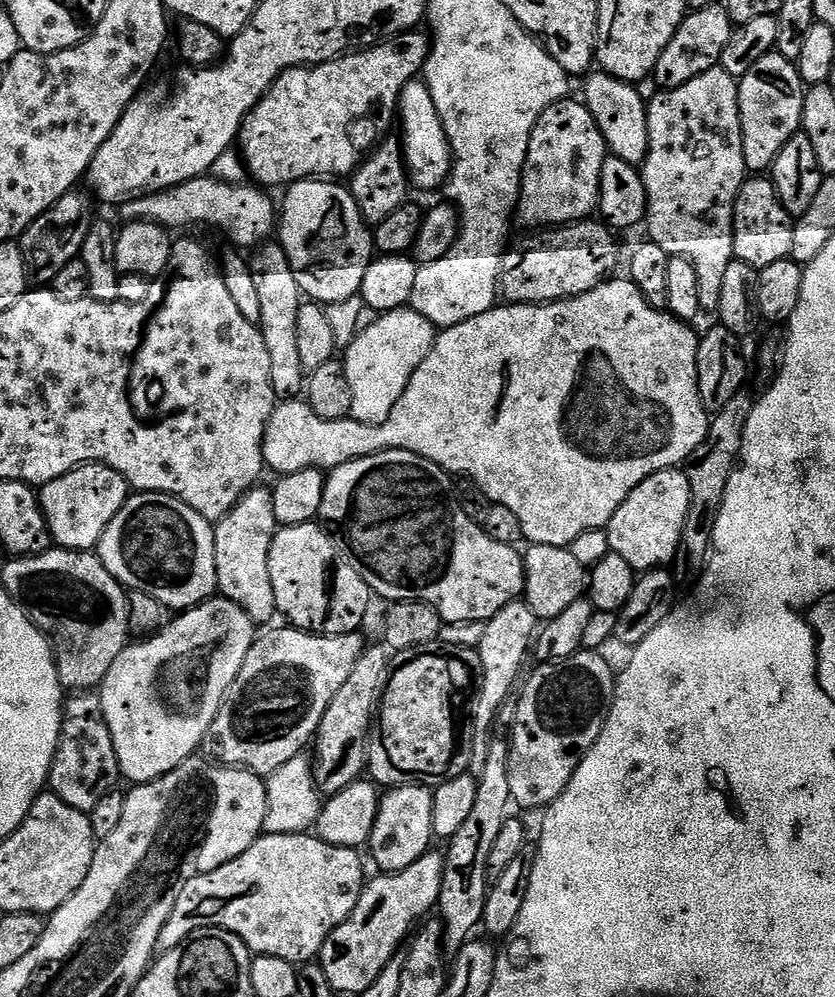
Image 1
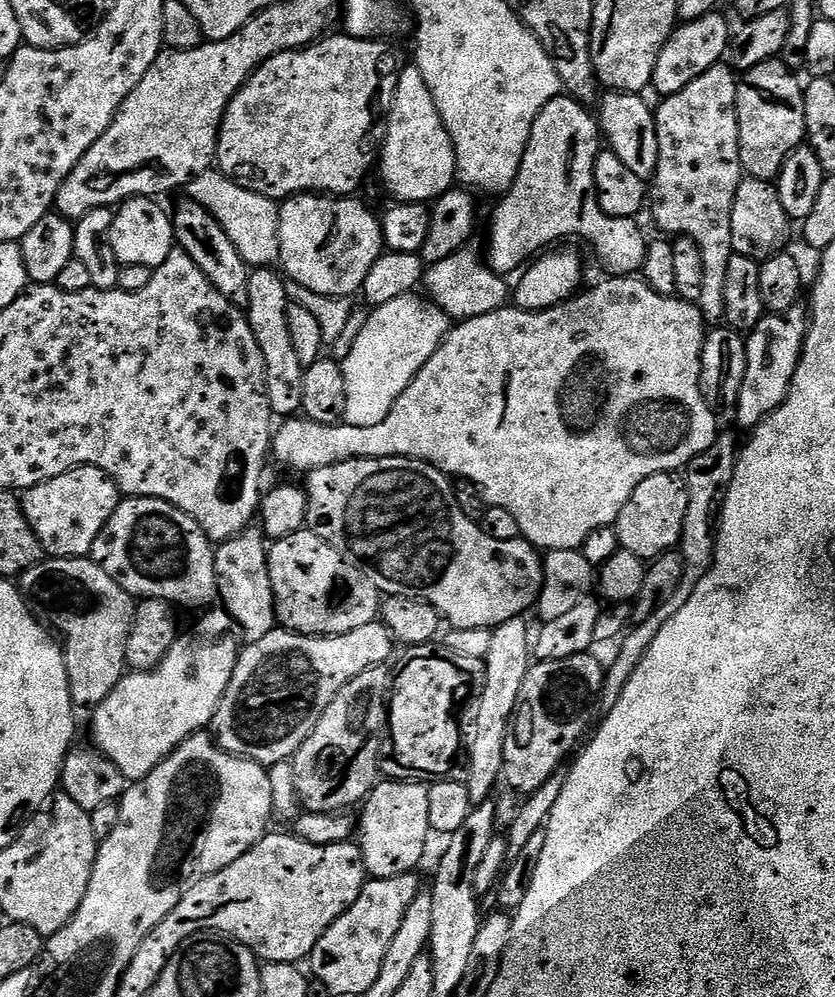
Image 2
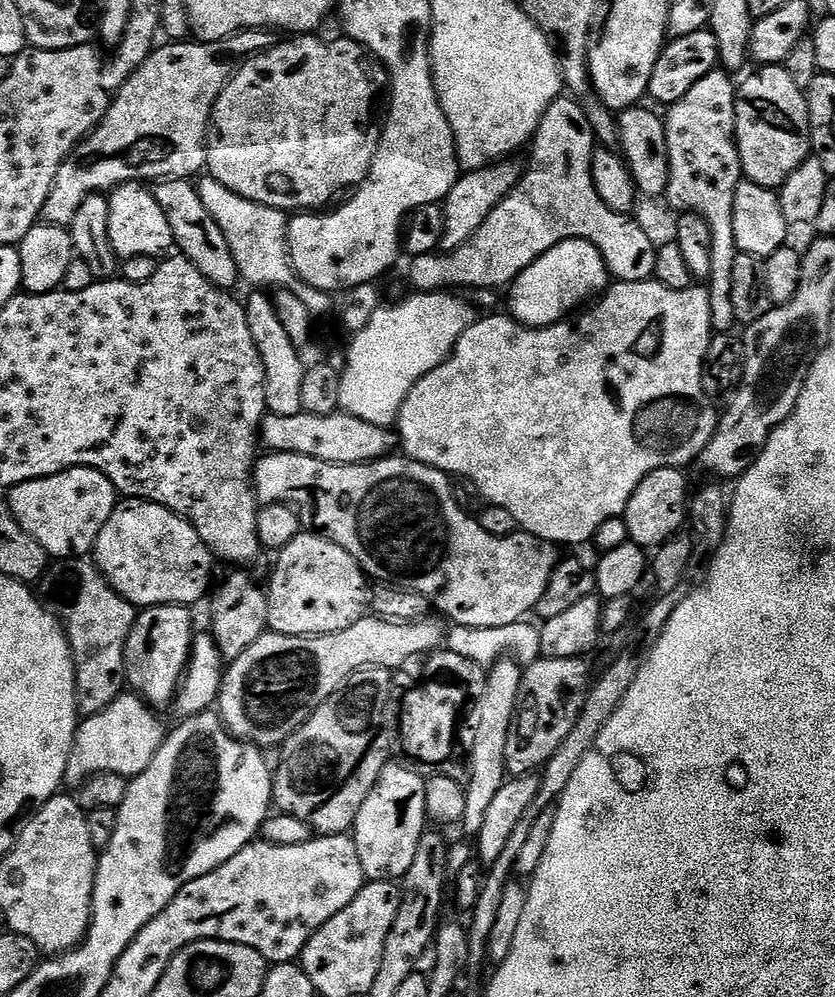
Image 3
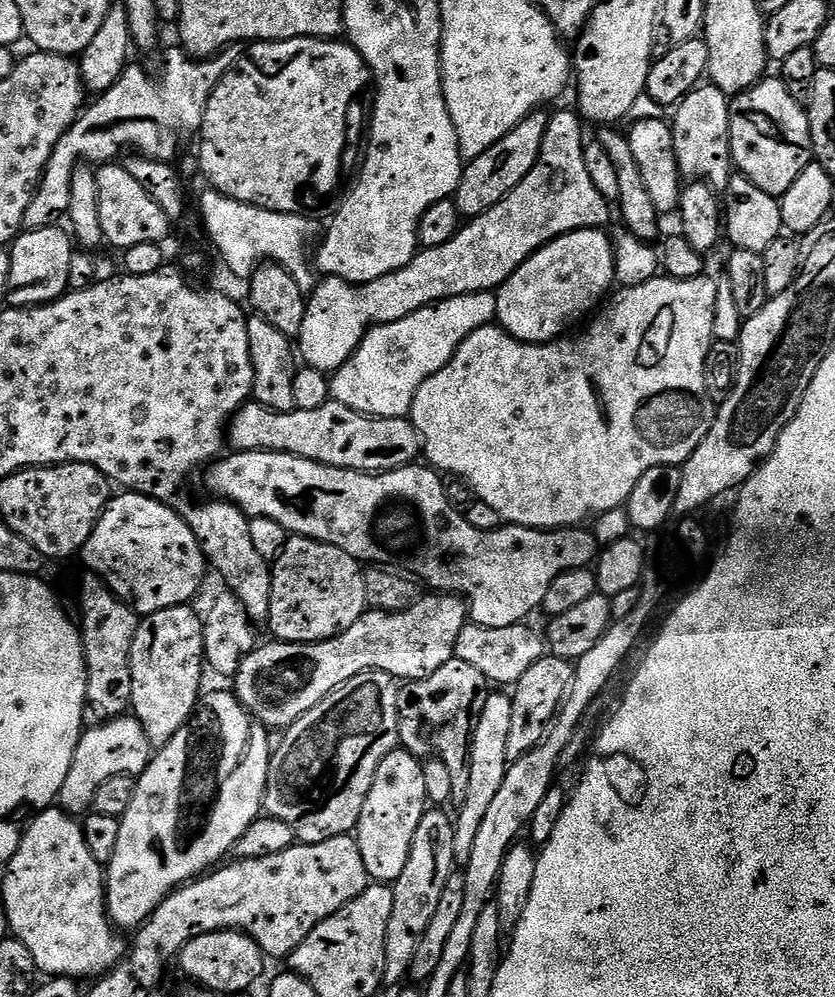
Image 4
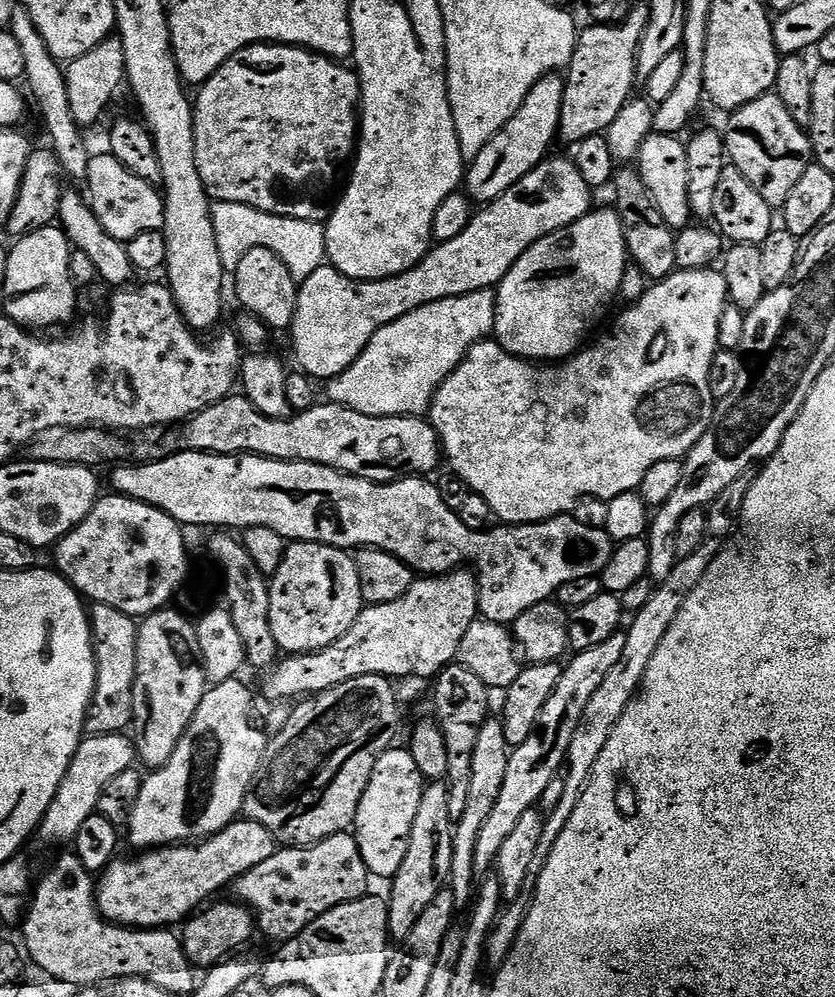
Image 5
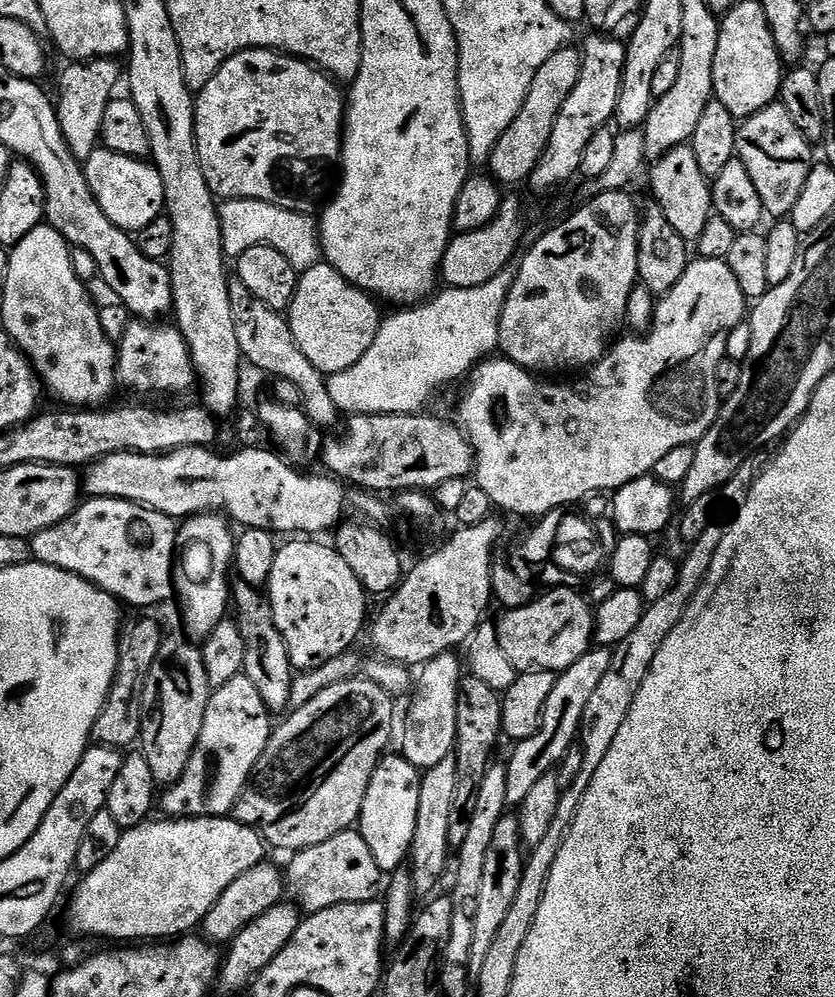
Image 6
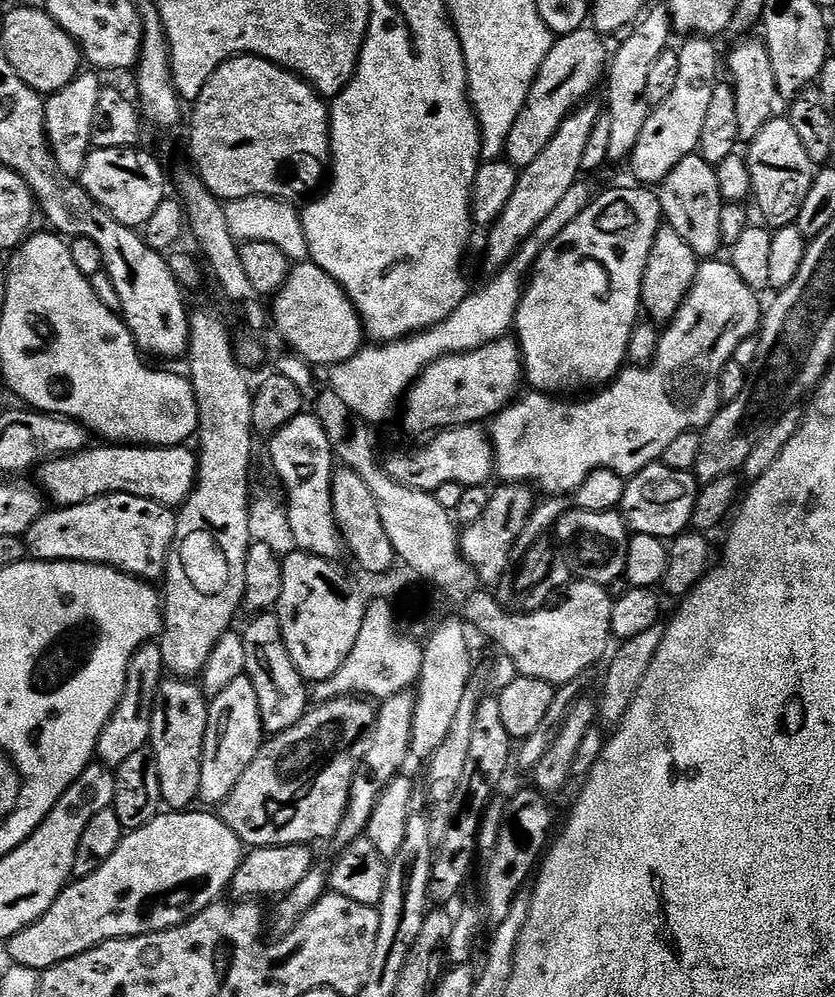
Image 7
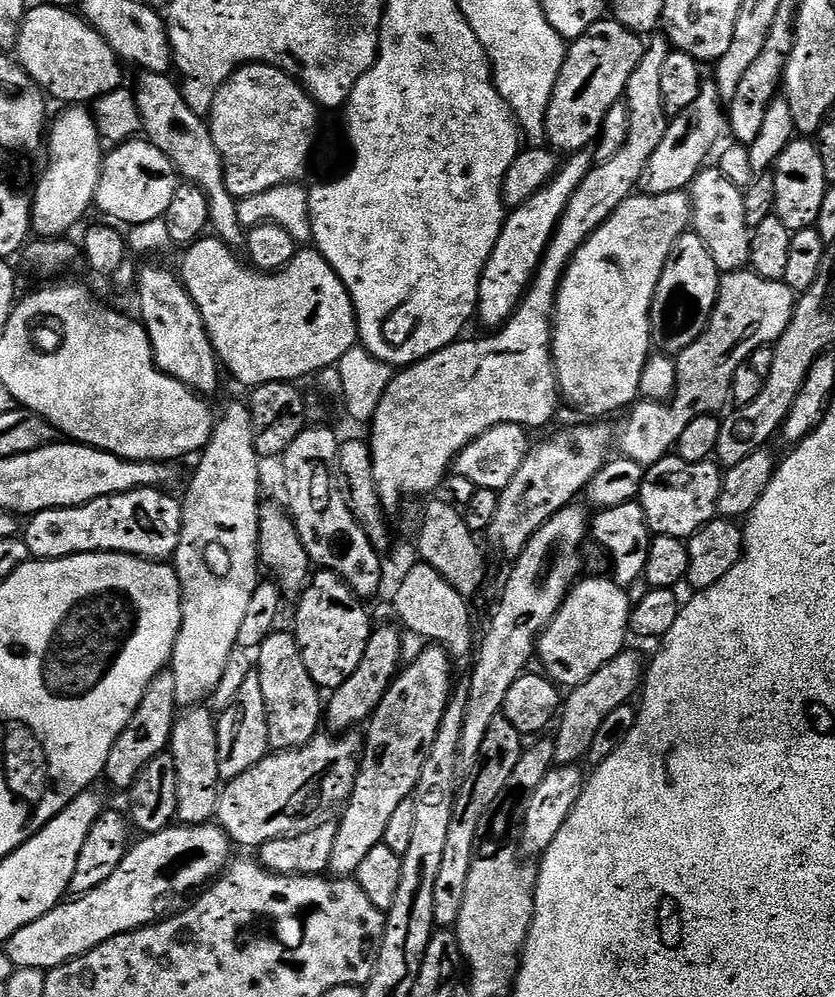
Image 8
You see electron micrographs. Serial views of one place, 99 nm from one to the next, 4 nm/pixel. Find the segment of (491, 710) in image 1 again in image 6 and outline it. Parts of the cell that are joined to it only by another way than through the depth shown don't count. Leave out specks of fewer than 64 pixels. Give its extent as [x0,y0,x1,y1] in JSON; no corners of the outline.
[443,762,509,965]

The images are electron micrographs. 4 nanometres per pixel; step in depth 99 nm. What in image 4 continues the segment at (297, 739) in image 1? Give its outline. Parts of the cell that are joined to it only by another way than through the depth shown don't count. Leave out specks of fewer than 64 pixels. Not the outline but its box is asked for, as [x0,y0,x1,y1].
[234,594,470,730]

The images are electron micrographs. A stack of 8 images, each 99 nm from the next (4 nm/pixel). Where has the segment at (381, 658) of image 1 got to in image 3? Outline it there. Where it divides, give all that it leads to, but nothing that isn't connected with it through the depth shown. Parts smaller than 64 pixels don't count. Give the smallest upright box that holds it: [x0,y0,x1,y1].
[272,668,398,836]

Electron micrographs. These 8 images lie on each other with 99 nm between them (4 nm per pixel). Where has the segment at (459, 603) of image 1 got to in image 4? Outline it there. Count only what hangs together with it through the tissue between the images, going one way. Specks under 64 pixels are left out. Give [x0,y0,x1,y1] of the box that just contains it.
[203,451,598,627]

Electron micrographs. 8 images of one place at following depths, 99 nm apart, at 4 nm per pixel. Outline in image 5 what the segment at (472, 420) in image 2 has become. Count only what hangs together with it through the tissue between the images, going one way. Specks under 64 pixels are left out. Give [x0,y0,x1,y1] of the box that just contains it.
[430,268,729,526]

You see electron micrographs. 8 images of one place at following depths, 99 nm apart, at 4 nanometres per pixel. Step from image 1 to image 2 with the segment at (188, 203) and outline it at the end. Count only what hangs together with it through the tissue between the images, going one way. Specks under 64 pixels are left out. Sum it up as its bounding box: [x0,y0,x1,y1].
[186,170,280,268]

